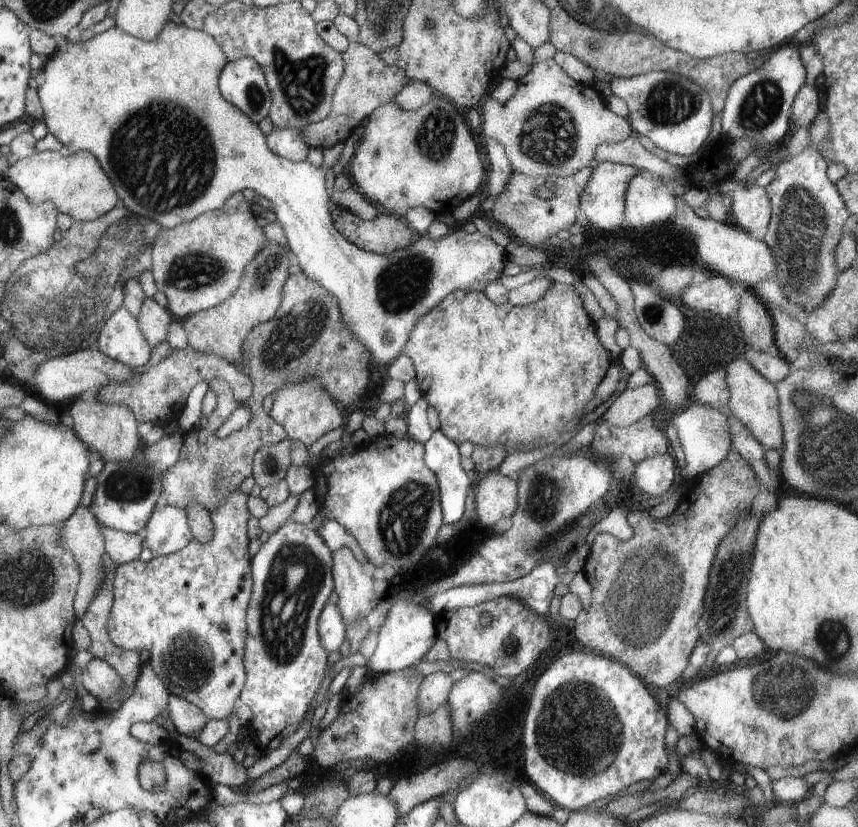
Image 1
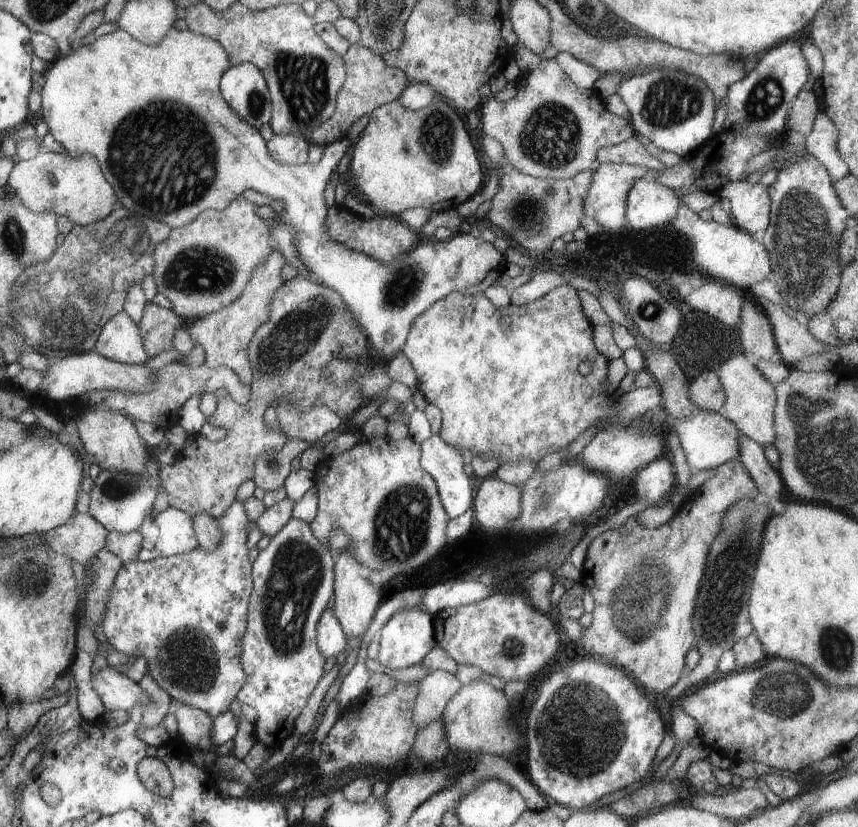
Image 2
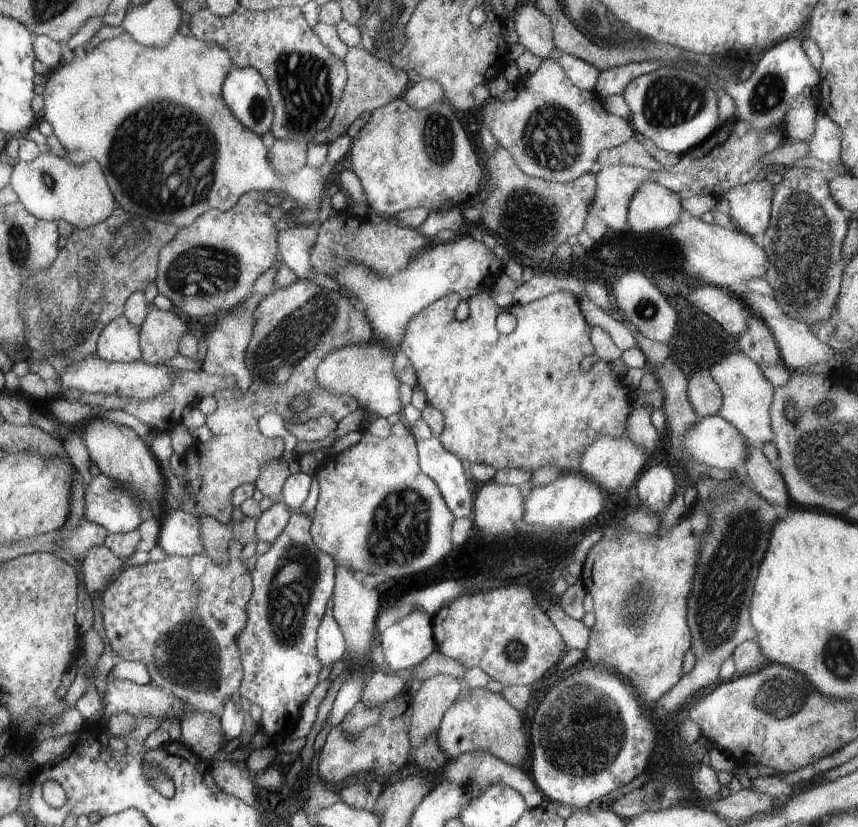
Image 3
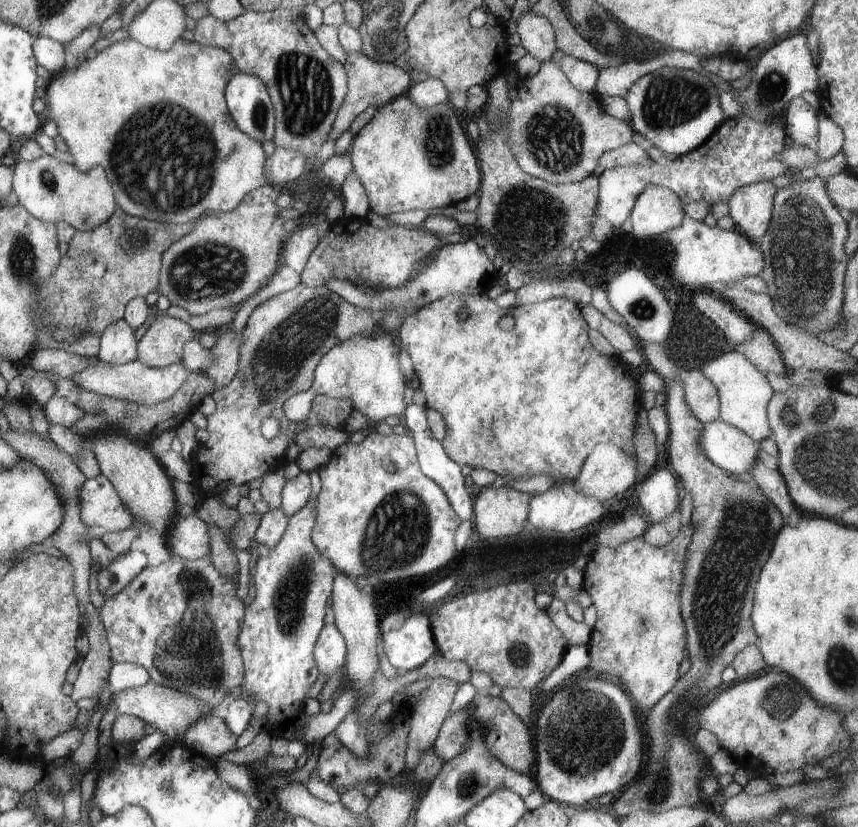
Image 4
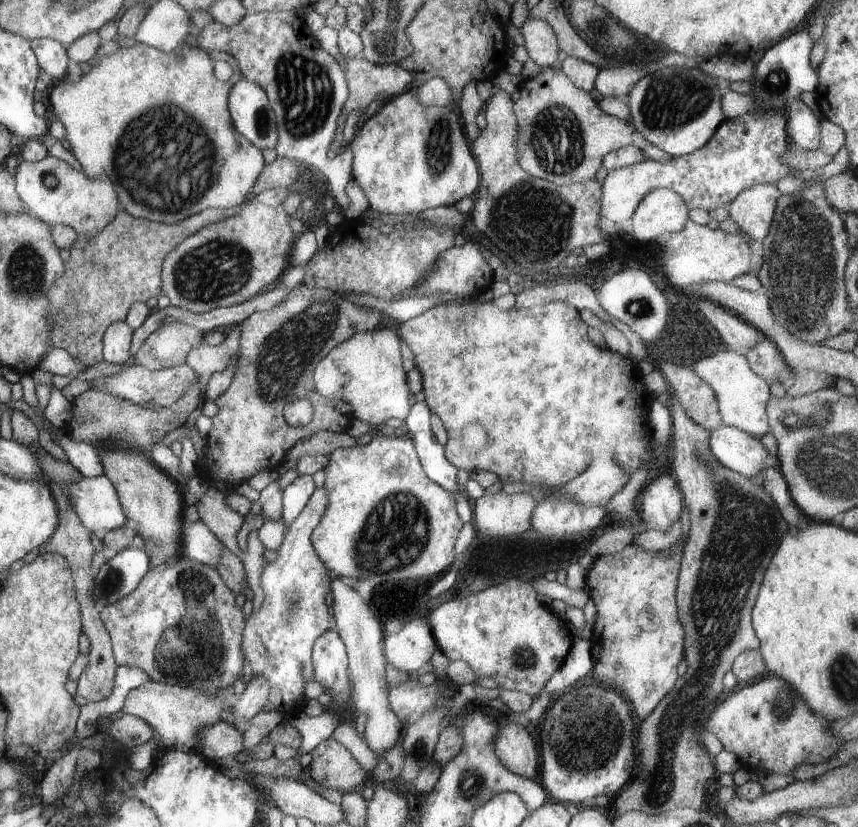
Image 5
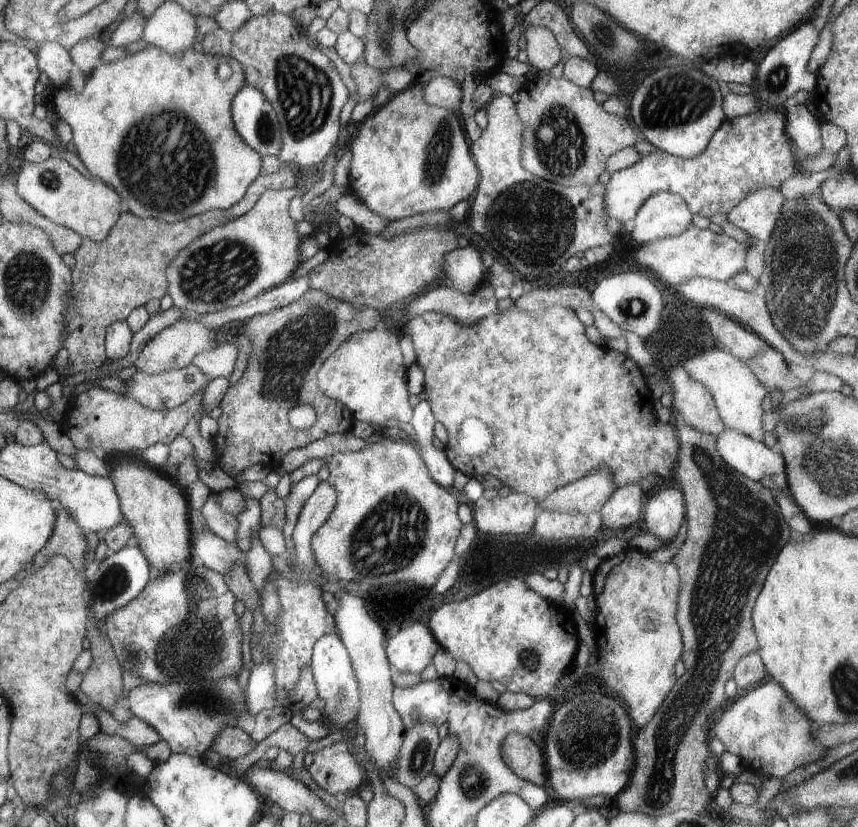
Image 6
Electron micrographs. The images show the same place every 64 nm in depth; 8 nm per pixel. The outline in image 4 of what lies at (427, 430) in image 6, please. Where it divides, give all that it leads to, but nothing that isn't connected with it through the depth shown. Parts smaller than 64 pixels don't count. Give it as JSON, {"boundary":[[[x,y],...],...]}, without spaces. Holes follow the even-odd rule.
{"boundary":[[[409,404],[407,408],[405,408],[405,414],[403,414],[403,424],[405,424],[405,430],[413,436],[413,440],[415,440],[415,450],[417,450],[417,458],[419,458],[419,466],[421,466],[421,470],[423,470],[423,474],[427,476],[427,478],[431,478],[433,482],[437,482],[443,490],[445,490],[445,494],[447,494],[447,498],[449,498],[449,502],[451,502],[451,510],[459,516],[459,520],[463,522],[463,520],[471,520],[473,518],[473,502],[471,502],[471,496],[469,496],[469,492],[467,492],[467,488],[465,488],[465,480],[463,480],[463,476],[461,476],[461,466],[459,464],[455,464],[447,454],[445,454],[445,448],[443,448],[443,444],[437,440],[437,438],[433,438],[433,436],[427,436],[427,428],[429,428],[429,422],[427,422],[427,406],[419,406],[419,404]]]}

